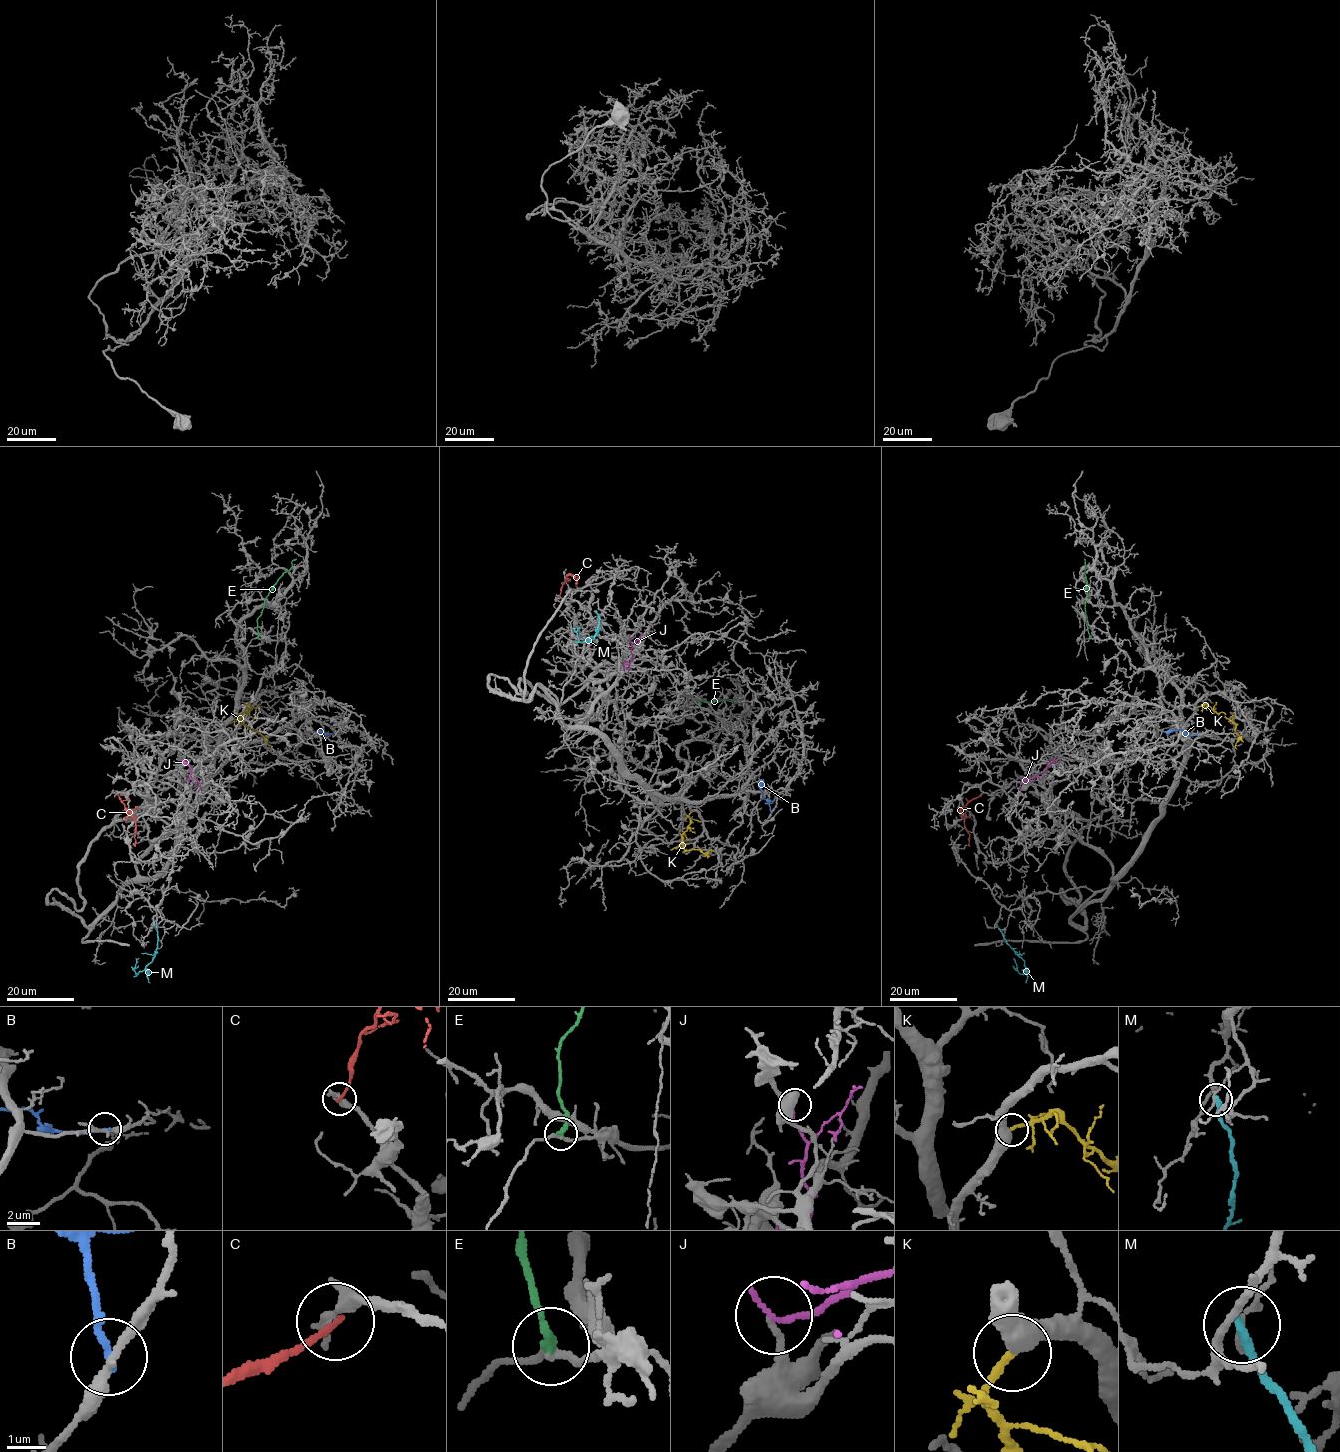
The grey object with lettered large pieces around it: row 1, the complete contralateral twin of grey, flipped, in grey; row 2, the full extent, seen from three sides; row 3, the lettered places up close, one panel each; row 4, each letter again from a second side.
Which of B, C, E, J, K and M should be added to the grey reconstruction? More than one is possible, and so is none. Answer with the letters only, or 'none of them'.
K

